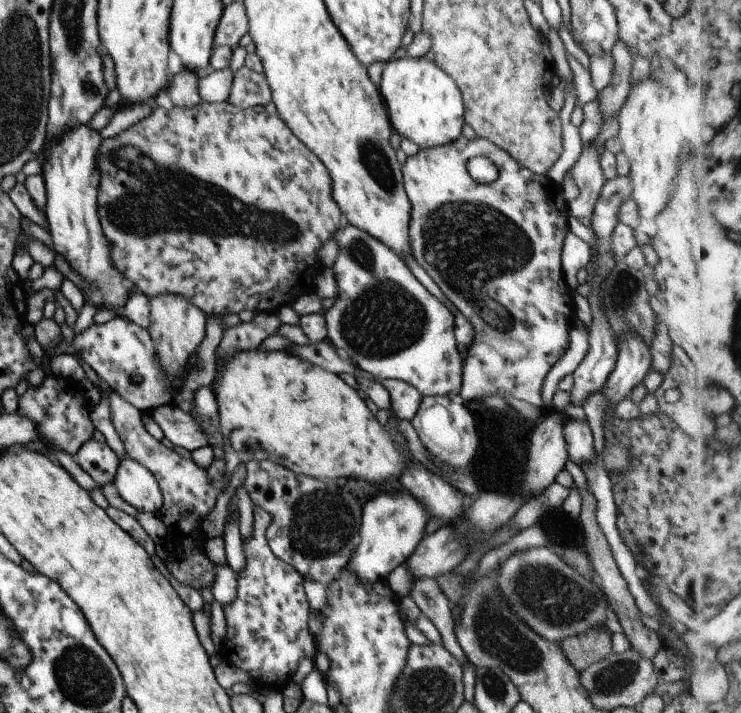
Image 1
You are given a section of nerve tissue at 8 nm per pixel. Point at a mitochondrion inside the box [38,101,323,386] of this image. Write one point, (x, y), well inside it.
(134, 211)

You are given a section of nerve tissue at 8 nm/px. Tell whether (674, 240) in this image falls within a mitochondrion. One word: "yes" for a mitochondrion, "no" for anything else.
no

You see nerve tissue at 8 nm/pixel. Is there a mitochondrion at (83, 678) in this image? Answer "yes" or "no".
yes

